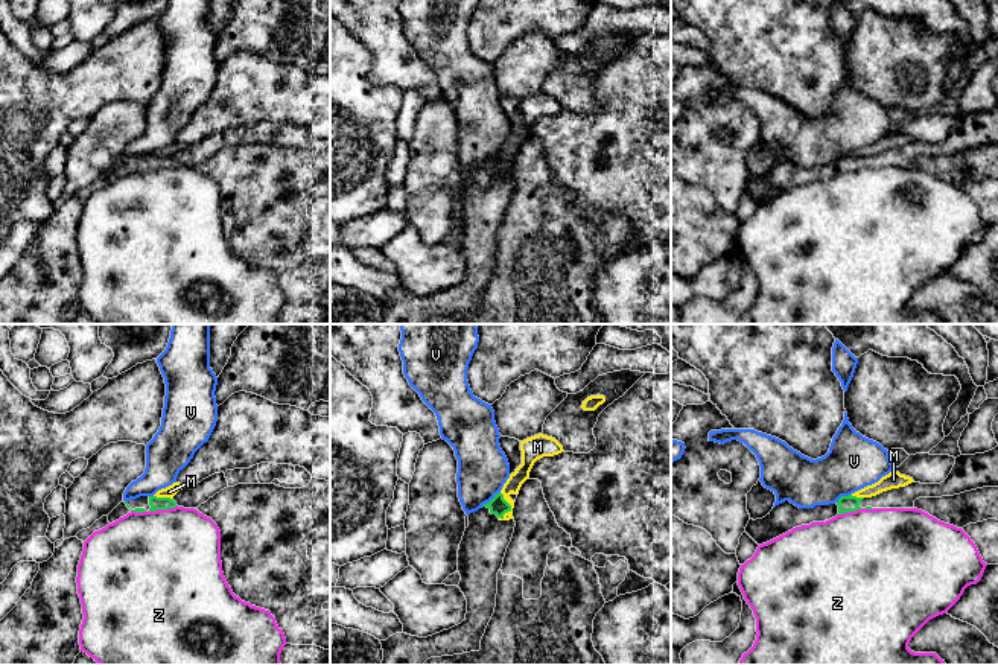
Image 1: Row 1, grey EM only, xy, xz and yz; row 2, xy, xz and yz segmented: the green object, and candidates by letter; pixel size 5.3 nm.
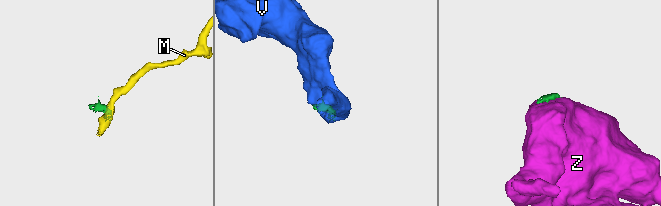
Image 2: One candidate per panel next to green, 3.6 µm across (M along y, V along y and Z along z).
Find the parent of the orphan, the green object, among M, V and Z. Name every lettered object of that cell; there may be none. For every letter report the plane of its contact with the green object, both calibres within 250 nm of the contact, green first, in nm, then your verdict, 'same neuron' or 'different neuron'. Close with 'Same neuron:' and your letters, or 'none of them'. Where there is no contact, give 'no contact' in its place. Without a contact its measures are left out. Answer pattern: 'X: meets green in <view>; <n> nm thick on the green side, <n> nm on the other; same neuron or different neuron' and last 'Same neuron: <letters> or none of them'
M: meets green in xz; 100 nm thick on the green side, 90 nm on the other; different neuron
V: meets green in xz; 100 nm thick on the green side, 280 nm on the other; different neuron
Z: meets green in xy; 70 nm thick on the green side, 500 nm on the other; different neuron
Same neuron: none of them

